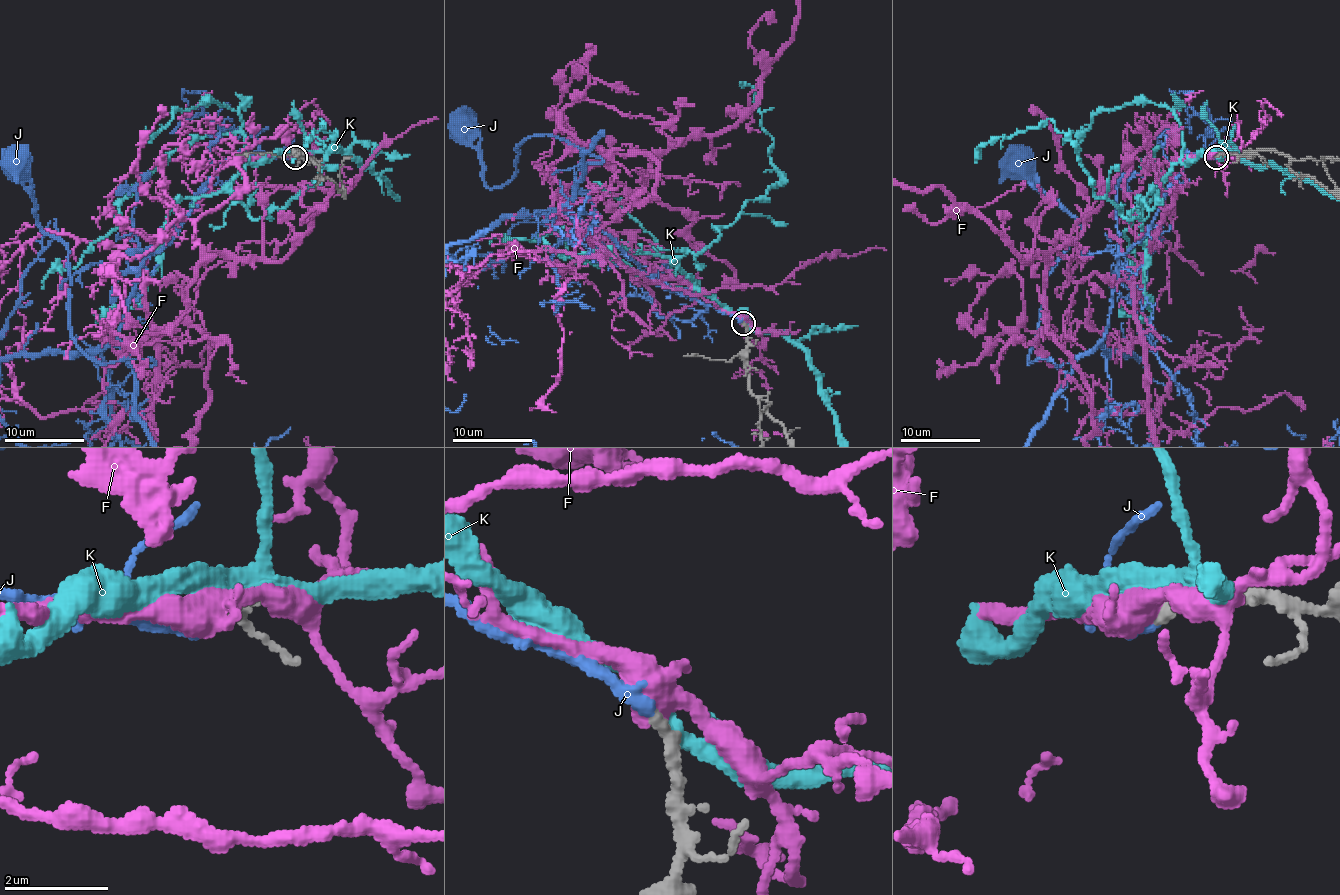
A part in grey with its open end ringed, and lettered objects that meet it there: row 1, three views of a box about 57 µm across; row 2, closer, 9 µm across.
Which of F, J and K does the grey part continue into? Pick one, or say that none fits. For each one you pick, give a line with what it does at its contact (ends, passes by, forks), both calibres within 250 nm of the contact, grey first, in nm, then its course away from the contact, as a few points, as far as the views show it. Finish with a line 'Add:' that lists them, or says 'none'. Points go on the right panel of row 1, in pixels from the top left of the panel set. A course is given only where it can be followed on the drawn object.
J: it ends; calibres 260 and 260 nm
Add: J

